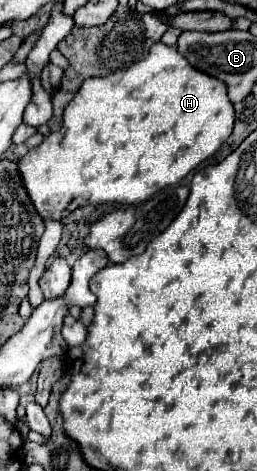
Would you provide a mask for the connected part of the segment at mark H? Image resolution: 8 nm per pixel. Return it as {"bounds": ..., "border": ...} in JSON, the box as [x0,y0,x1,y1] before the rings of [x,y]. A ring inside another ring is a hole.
{"bounds":[18,43,234,219],"border":[[[156,43],[148,57],[130,69],[84,81],[76,97],[68,103],[68,109],[64,109],[60,131],[46,135],[38,147],[32,147],[18,161],[18,169],[24,187],[28,187],[28,197],[42,219],[50,219],[56,213],[72,213],[82,205],[138,205],[156,191],[176,185],[196,165],[214,155],[232,133],[232,127],[234,107],[228,99],[226,85],[192,69],[178,55],[176,47]]]}

